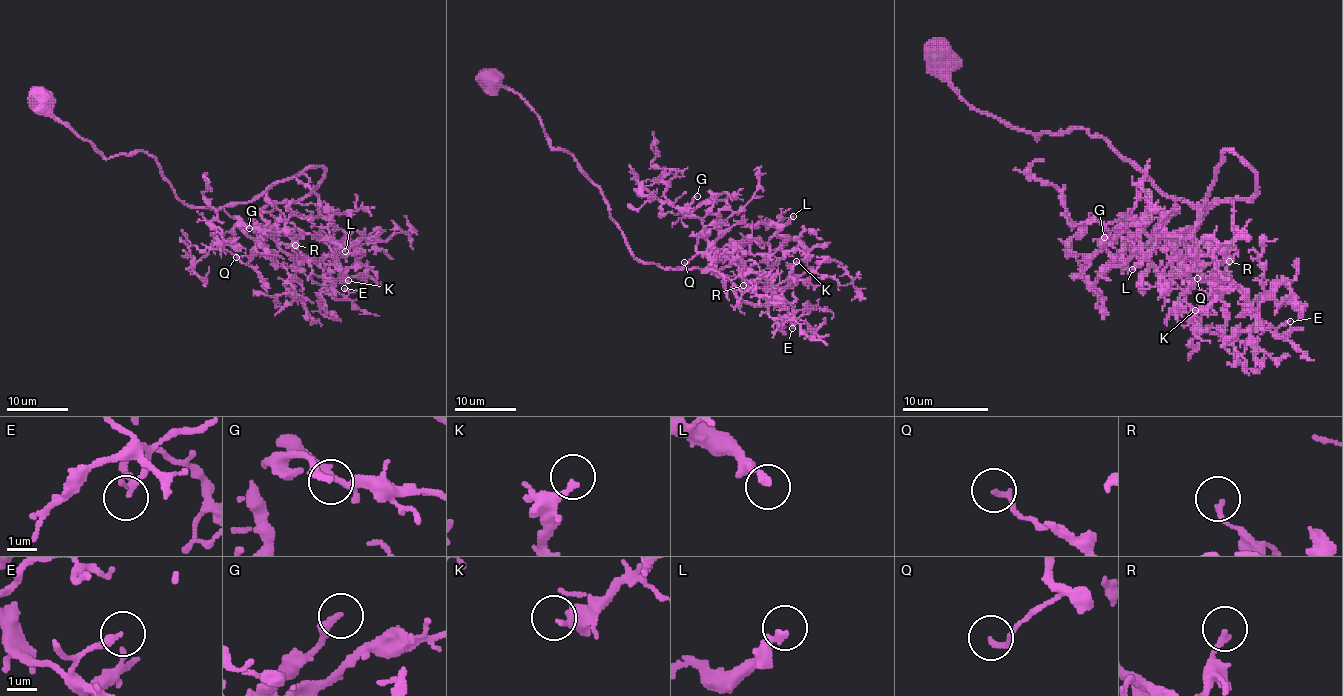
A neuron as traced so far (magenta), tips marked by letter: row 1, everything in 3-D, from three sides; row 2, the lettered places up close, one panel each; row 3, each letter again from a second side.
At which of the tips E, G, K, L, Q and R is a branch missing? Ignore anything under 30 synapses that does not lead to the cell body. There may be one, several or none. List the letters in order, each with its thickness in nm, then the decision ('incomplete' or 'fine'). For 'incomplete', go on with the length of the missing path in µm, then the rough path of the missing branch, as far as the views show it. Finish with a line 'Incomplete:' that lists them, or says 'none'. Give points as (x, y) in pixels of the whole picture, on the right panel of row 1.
E: 200 nm thick; fine
G: 200 nm thick; incomplete; about 15 µm are missing; missing branch runs (1104, 237), (1097, 224), (1087, 226), (1063, 215), (1067, 207), (1082, 198), (1076, 183)
K: 240 nm thick; fine
L: 220 nm thick; fine
Q: 170 nm thick; fine
R: 160 nm thick; fine
Incomplete: G

